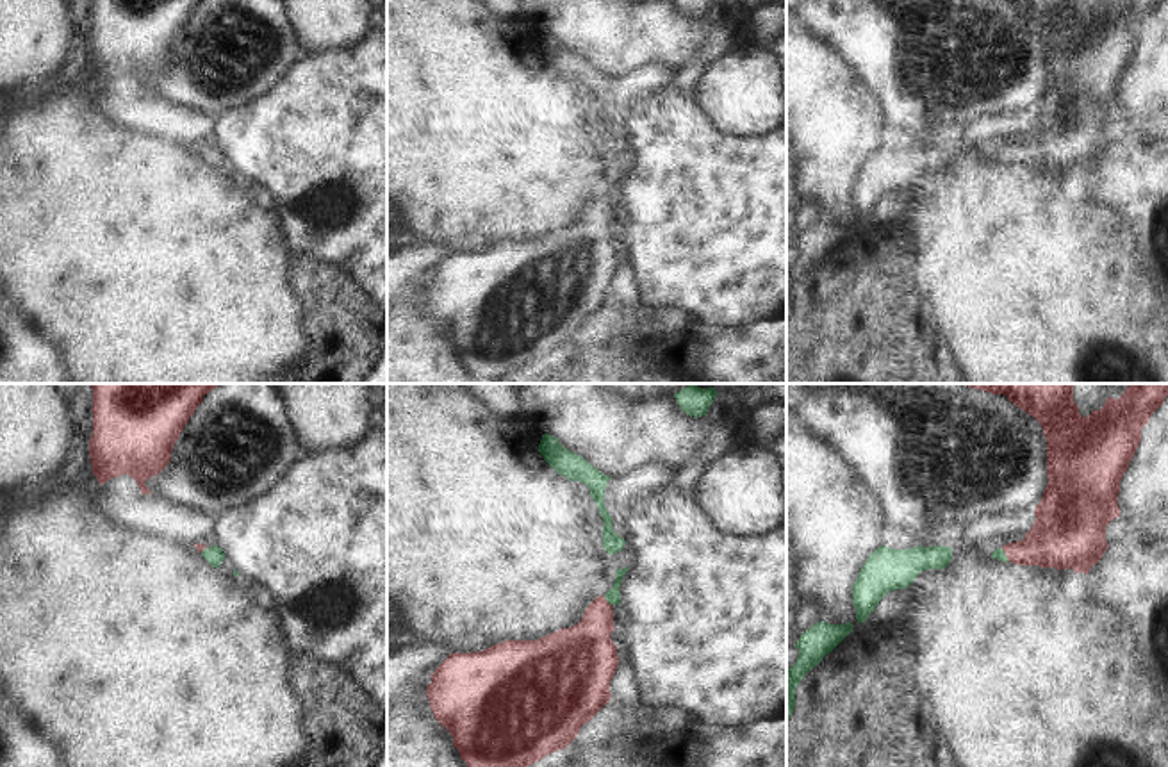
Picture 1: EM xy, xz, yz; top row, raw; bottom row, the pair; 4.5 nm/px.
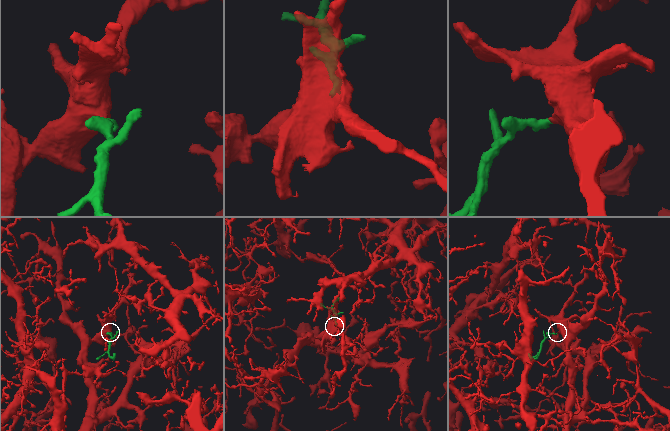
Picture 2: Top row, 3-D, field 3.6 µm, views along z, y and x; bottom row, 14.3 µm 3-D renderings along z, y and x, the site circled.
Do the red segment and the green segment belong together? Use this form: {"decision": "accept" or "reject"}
{"decision": "accept"}

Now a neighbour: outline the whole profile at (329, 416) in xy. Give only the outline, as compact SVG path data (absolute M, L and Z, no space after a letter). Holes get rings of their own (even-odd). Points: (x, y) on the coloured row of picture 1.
M276 384L310 453L355 448L374 430L373 384Z

